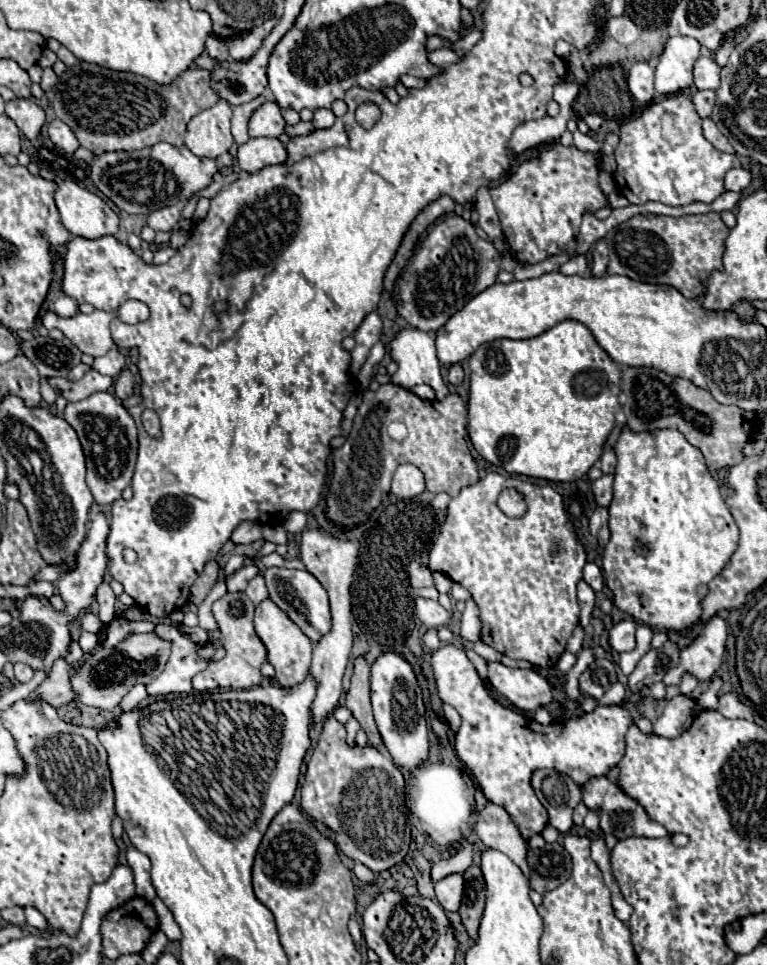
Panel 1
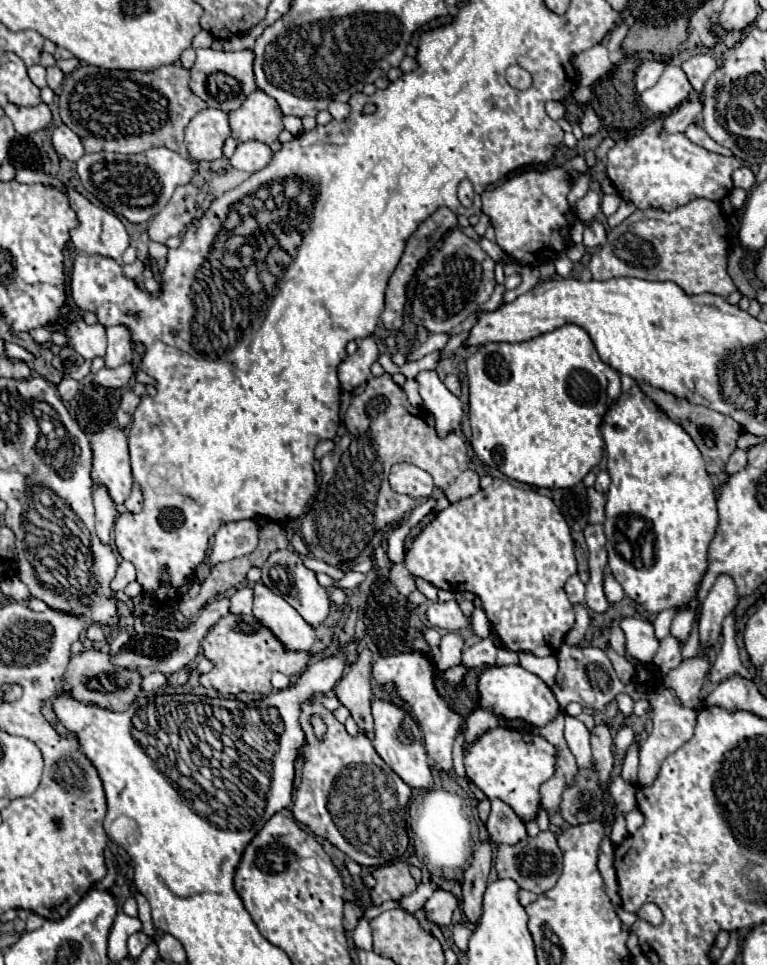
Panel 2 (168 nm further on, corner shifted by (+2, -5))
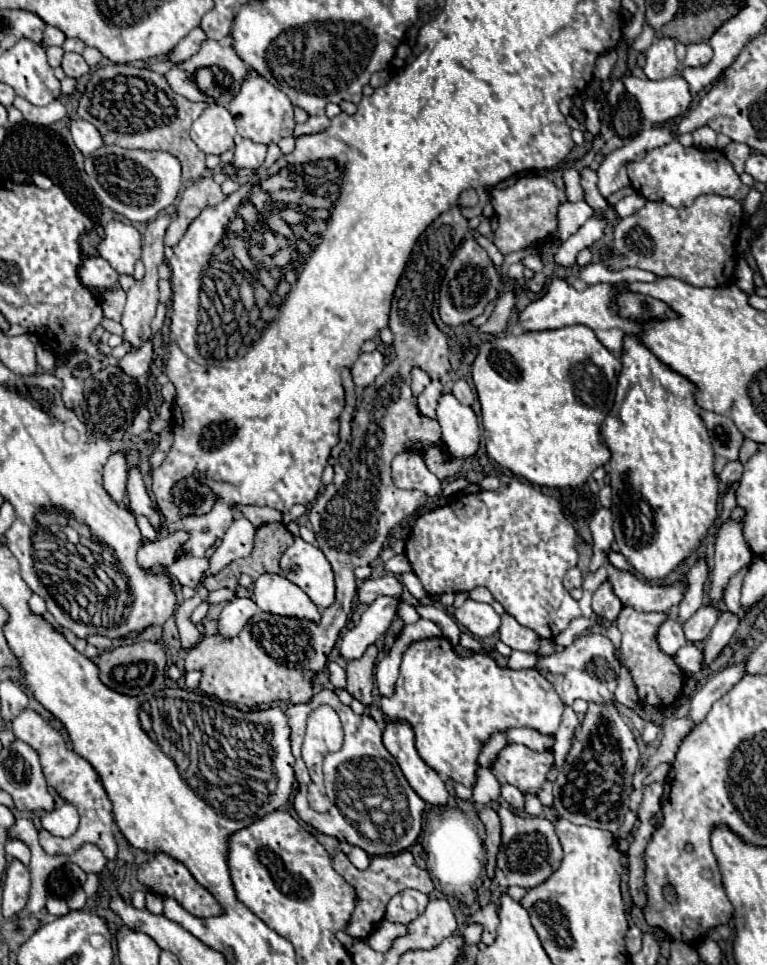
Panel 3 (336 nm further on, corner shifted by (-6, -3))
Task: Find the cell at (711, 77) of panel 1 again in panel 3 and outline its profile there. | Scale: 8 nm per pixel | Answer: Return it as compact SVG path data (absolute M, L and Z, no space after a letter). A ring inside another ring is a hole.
M706 42L688 44L686 50L688 54L684 58L684 66L702 66L702 64L708 64L712 58L712 48Z

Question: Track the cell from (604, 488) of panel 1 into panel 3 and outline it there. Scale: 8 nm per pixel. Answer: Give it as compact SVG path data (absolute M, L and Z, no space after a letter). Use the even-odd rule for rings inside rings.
M600 508L594 514L594 518L590 522L590 532L592 532L592 544L594 544L594 552L592 552L592 560L590 560L590 572L594 572L602 564L606 564L608 552L610 552L612 542L614 542L610 510Z

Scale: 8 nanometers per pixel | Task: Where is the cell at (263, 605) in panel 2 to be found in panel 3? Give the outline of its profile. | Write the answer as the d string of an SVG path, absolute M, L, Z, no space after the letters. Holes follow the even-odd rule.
M282 574L258 576L254 580L252 600L258 604L258 608L270 614L308 618L314 622L320 620L320 612L308 594Z

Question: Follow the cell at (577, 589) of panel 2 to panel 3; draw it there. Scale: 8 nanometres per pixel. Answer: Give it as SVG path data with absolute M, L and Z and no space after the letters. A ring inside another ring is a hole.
M570 568L564 576L564 586L566 586L566 590L580 588L582 586L582 572L578 568Z

